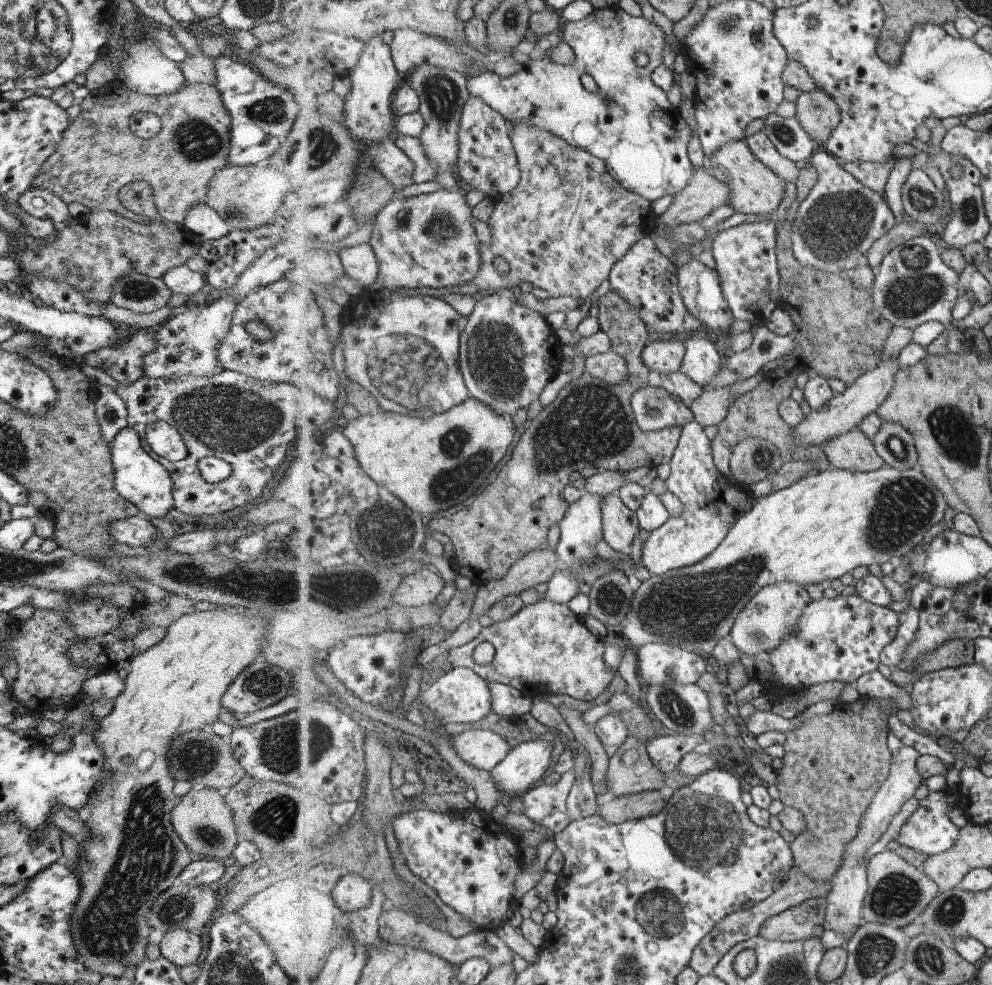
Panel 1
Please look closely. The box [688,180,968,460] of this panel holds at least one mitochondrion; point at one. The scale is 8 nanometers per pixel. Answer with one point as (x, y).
(831, 230)

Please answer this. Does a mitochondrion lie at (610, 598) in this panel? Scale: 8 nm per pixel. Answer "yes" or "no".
yes

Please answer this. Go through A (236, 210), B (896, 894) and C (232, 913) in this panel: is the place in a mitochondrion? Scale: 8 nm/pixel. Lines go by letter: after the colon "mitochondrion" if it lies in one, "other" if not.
A: mitochondrion
B: mitochondrion
C: other

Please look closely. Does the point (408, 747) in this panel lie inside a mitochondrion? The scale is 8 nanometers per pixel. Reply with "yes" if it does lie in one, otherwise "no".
no

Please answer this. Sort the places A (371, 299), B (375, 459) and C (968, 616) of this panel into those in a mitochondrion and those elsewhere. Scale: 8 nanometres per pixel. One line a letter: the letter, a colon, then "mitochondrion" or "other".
A: other
B: other
C: other

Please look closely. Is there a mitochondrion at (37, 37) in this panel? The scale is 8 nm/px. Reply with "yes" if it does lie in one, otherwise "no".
yes

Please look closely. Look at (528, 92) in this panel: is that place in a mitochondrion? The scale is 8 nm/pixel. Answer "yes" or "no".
no

